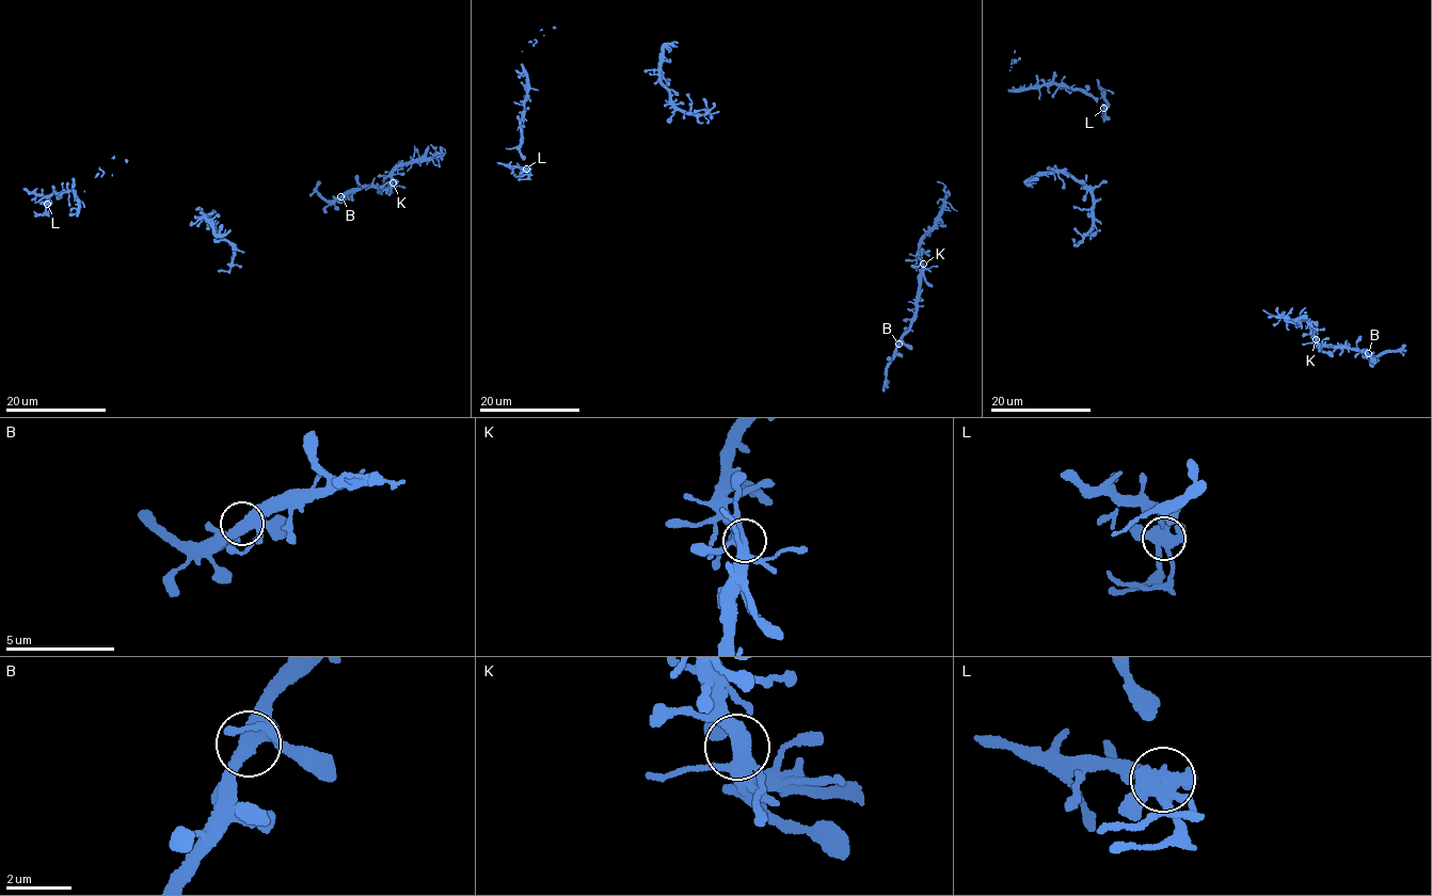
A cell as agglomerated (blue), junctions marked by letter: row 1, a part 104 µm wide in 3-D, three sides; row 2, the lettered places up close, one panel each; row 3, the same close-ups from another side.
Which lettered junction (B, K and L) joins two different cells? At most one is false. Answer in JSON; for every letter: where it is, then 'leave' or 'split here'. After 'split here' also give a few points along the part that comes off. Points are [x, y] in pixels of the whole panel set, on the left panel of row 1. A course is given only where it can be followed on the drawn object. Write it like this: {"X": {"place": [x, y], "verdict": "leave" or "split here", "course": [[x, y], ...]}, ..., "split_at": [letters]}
{"B": {"place": [340, 196], "verdict": "leave"}, "K": {"place": [393, 182], "verdict": "leave"}, "L": {"place": [47, 204], "verdict": "split here", "course": [[47, 204], [45, 197], [22, 189]]}, "split_at": ["L"]}

